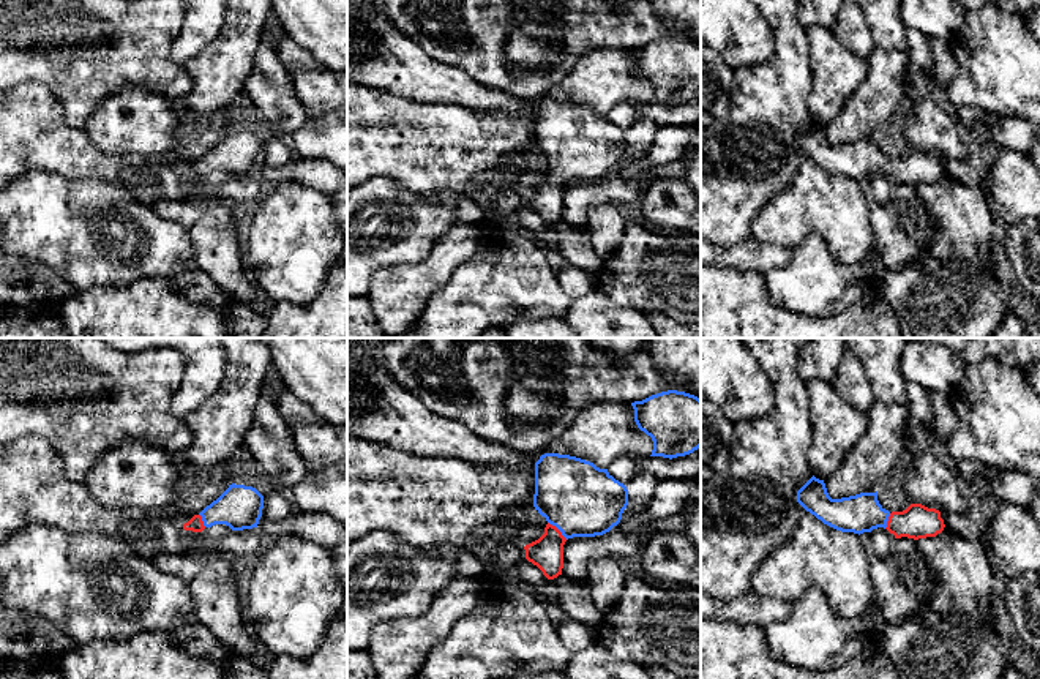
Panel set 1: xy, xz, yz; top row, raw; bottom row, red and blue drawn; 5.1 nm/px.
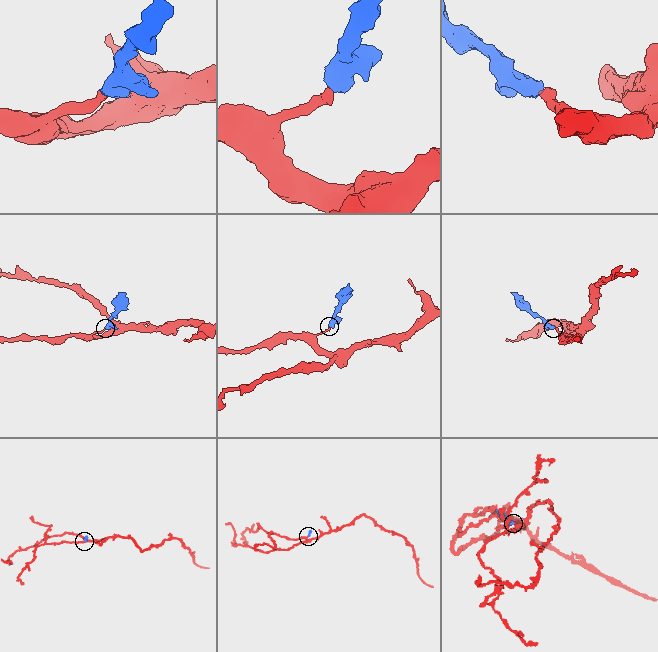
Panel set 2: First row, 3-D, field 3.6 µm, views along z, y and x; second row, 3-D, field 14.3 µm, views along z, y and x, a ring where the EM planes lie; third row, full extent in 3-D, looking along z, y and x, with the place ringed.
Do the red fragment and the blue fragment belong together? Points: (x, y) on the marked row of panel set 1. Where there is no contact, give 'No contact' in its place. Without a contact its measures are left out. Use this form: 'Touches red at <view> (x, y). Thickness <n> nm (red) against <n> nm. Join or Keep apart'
Touches red at xz (557, 529). Thickness 170 nm (red) against 380 nm. Join

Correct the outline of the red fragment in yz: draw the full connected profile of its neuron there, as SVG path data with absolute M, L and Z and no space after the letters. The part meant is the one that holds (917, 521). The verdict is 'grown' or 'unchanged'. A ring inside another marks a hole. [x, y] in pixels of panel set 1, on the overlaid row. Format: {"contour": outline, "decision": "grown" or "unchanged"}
{"contour": "M814 475L797 491L797 502L824 524L859 535L884 527L895 538L918 540L936 537L945 527L941 512L922 504L911 504L903 512L890 513L879 504L877 491L832 499L824 480Z", "decision": "grown"}

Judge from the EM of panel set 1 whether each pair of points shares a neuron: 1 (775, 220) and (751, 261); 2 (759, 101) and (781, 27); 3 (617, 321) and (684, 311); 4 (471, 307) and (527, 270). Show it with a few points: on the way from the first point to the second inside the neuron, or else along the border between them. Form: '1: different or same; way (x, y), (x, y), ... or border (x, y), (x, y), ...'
1: different; border (751, 237), (791, 250)
2: same; way (778, 82), (785, 76), (785, 46)
3: different; border (609, 299), (616, 305), (633, 307), (644, 313)
4: same; way (485, 292), (504, 280), (513, 278)

